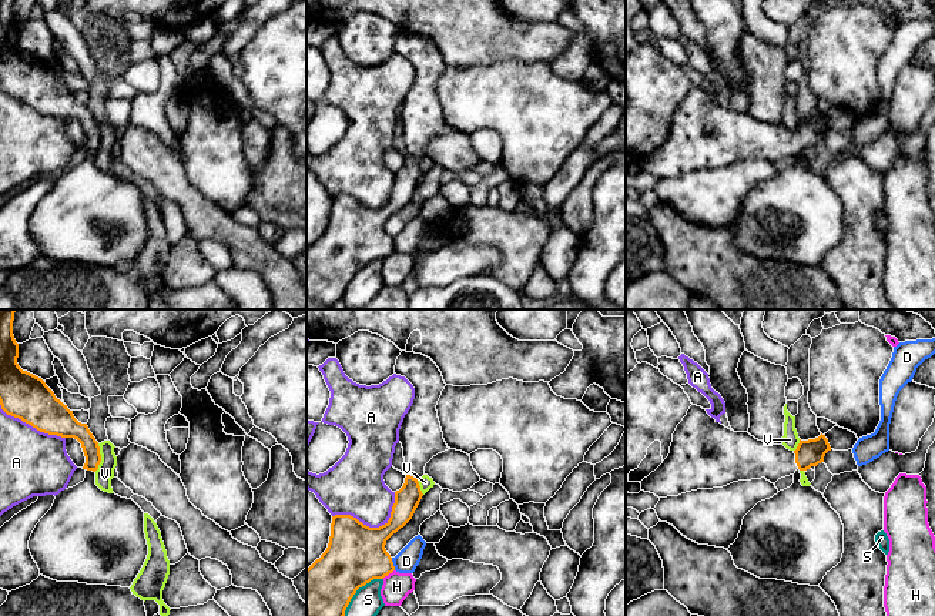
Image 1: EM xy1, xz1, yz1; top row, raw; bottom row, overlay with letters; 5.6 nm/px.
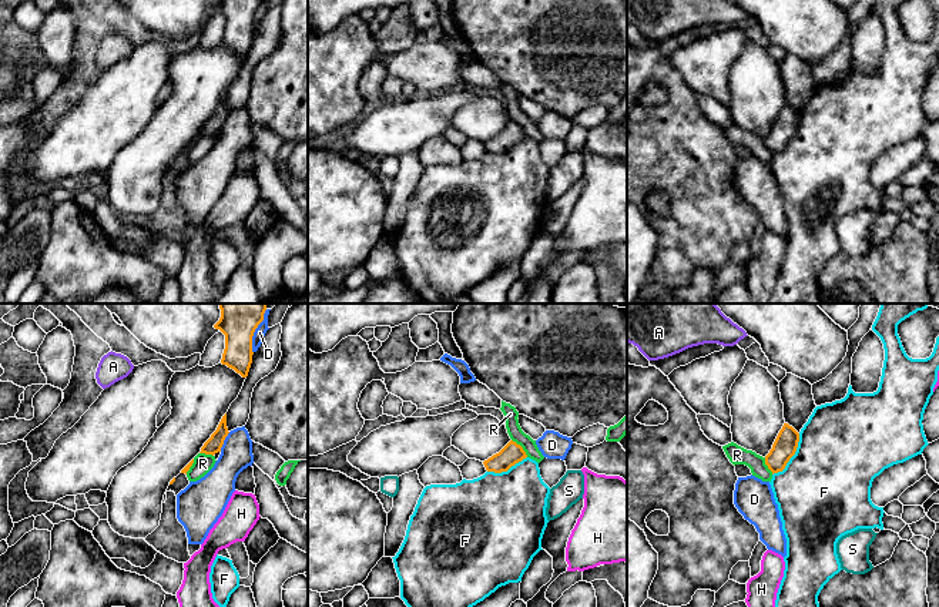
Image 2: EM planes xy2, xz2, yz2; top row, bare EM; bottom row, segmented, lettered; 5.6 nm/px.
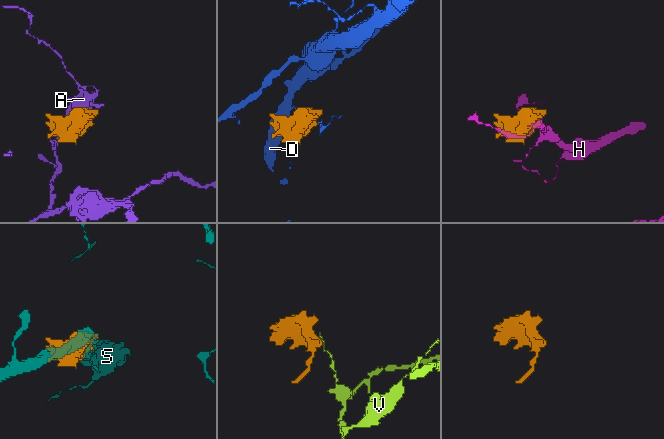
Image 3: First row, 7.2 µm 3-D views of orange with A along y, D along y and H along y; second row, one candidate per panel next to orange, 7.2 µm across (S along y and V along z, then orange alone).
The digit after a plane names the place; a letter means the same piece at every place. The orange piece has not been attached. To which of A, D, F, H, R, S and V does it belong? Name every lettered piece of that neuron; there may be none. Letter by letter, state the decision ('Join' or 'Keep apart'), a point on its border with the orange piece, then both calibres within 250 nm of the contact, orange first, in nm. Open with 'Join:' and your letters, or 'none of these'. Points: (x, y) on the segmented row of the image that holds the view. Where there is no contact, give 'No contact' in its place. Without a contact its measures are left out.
Join: none of these
A: Keep apart. Touches orange at xz1 (374, 528). Thickness 340 nm (orange) against 320 nm
D: Keep apart. Touches orange at xy2 (254, 331). Thickness 260 nm (orange) against 70 nm
F: Keep apart. Touches orange at yz2 (792, 455). Thickness 140 nm (orange) against 500 nm
H: Keep apart. Touches orange at xz1 (388, 573). Thickness 340 nm (orange) against 160 nm
R: Keep apart. Touches orange at xz2 (522, 448). Thickness 120 nm (orange) against 80 nm
S: Keep apart. Touches orange at xz1 (357, 589). Thickness 340 nm (orange) against 160 nm
V: Keep apart. Touches orange at xy1 (100, 458). Thickness 120 nm (orange) against 100 nm

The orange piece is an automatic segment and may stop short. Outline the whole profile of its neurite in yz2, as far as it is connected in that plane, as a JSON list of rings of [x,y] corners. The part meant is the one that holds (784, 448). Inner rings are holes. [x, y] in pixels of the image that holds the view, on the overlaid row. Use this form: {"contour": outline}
{"contour": [[[784,423],[772,445],[772,449],[765,456],[765,465],[772,474],[785,469],[787,463],[797,452],[798,442],[799,433],[788,423]]]}

